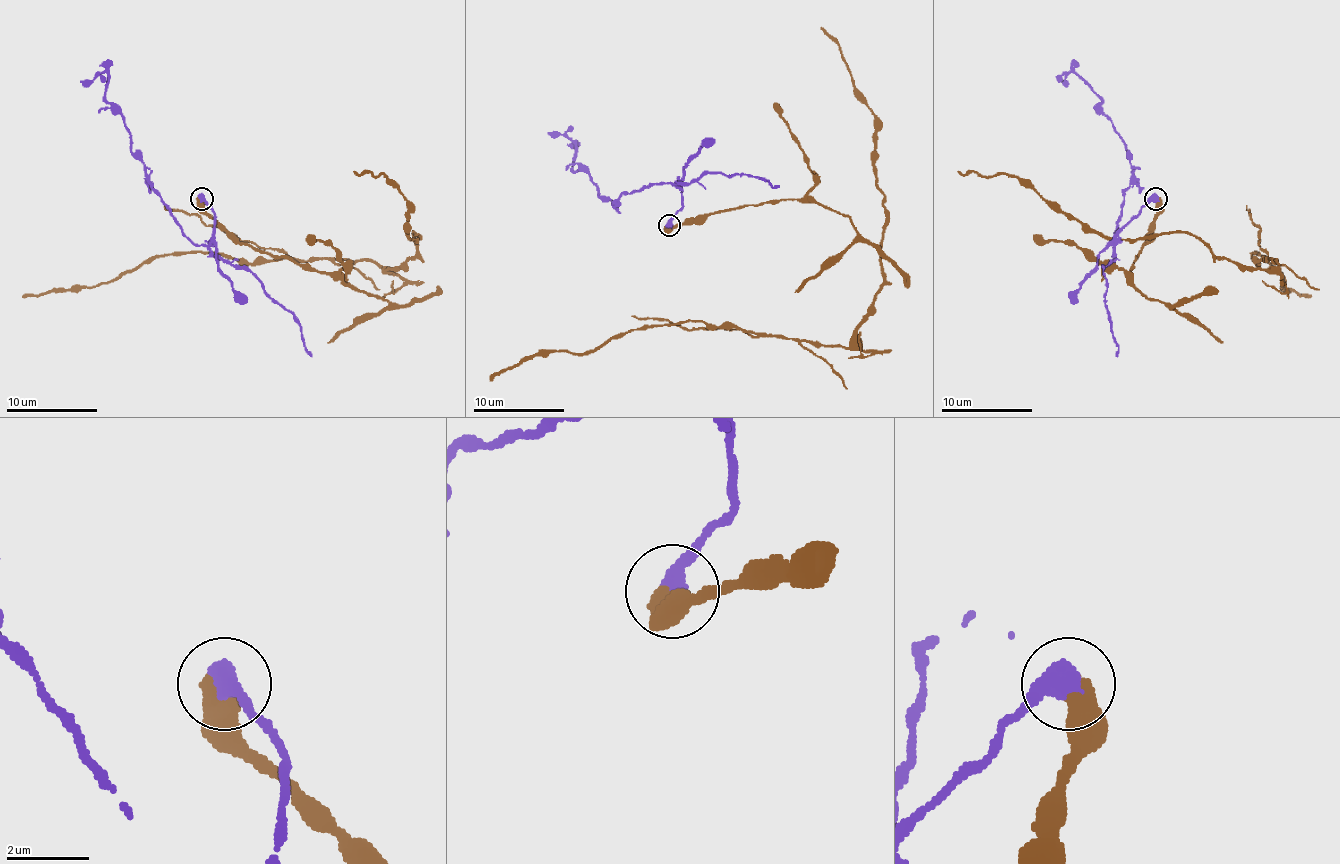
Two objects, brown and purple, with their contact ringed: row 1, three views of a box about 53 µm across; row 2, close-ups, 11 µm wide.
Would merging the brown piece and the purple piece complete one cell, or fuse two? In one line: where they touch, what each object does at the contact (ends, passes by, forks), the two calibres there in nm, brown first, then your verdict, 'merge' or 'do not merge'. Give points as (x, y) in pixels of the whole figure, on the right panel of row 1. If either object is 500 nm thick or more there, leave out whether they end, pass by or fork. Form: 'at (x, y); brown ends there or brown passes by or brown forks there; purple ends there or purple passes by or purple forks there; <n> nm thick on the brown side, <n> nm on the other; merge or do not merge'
at (1156, 198); 600 nm thick on the brown side, 600 nm on the other; do not merge

